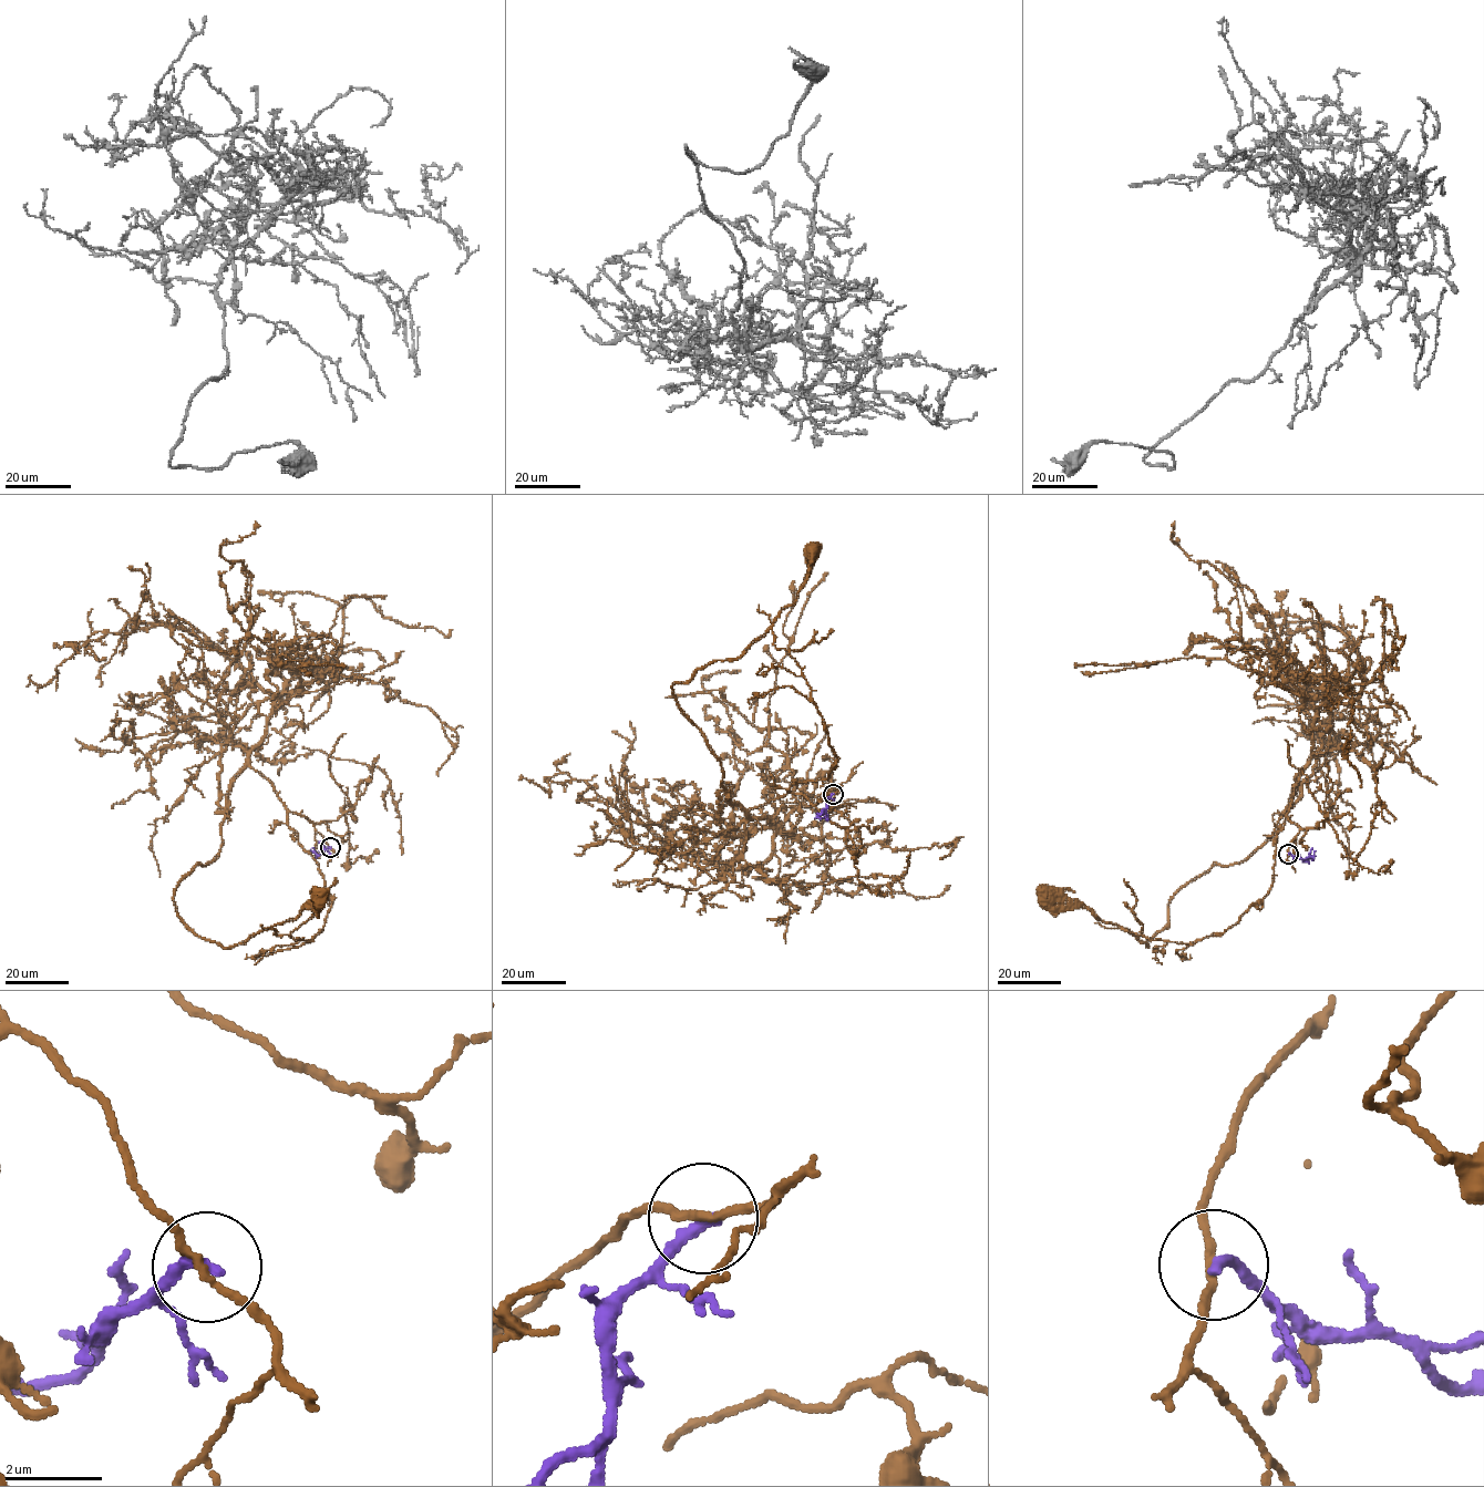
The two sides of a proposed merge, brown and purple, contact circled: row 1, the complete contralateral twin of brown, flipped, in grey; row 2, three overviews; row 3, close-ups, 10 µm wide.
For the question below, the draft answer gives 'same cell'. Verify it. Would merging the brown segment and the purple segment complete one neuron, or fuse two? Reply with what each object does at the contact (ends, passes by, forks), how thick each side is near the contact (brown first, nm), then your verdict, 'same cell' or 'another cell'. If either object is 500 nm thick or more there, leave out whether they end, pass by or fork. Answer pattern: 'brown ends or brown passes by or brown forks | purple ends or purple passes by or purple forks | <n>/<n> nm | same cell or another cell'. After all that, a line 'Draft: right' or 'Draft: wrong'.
brown passes by | purple ends | 140/260 nm | another cell
Draft: wrong

